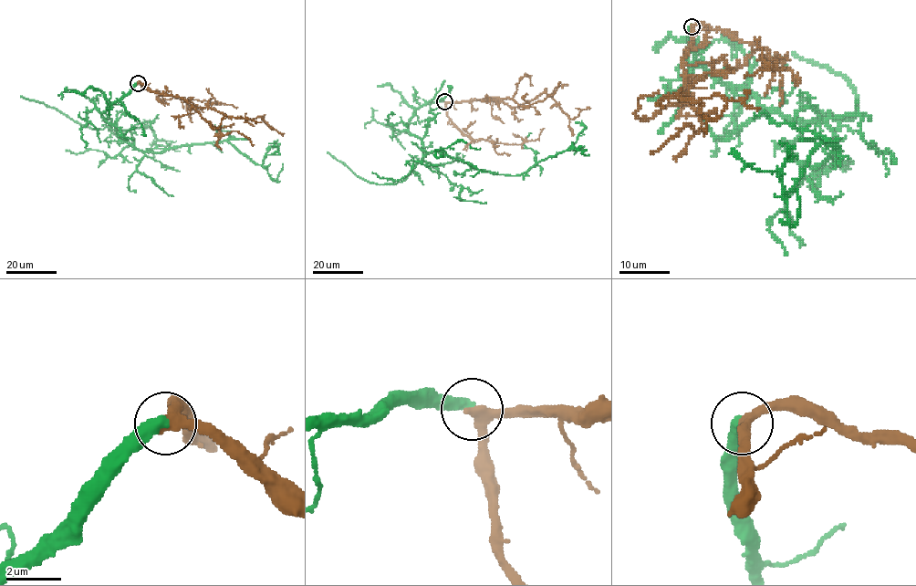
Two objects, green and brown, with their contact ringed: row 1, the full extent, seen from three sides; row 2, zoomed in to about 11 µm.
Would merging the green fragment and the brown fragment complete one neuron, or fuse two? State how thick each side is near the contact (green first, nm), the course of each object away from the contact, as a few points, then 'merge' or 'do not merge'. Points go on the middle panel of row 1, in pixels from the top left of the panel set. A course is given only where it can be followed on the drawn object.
calibres 440 and 320 nm; course green (444, 102), (410, 121), (424, 156), (498, 174), (567, 151), (584, 128), (576, 122); course brown (444, 102), (499, 99), (515, 108), (546, 92), (571, 119), (587, 107); merge

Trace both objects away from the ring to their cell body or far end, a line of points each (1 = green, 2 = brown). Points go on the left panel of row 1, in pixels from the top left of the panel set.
1: (138, 83), (101, 115), (140, 150), (227, 141), (260, 164), (277, 150), (269, 143)
2: (138, 83), (153, 91), (179, 96), (197, 107), (213, 108), (227, 117), (252, 120), (261, 117), (280, 133)

